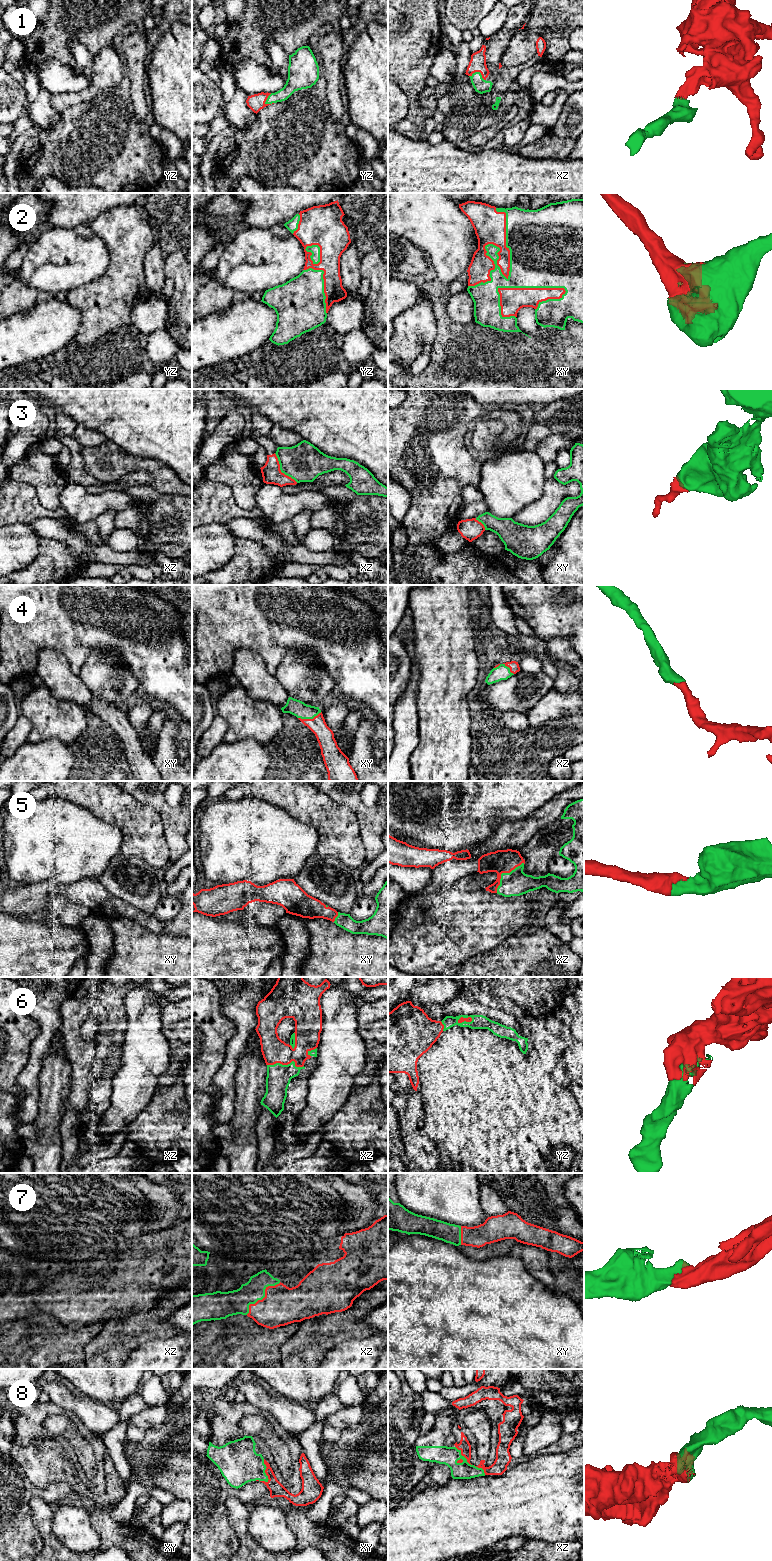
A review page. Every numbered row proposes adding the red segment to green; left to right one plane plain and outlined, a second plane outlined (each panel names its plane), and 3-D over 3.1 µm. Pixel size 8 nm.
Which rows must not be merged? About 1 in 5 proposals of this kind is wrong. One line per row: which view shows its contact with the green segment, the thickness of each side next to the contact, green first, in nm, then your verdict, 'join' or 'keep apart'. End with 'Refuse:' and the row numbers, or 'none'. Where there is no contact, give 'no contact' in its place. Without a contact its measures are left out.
1: meets green in xz; 120 nm thick on the green side, 130 nm on the other; join
2: meets green in xy; 500 nm thick on the green side, 170 nm on the other; join
3: meets green in xz; 320 nm thick on the green side, 160 nm on the other; keep apart
4: meets green in xy; 130 nm thick on the green side, 140 nm on the other; join
5: meets green in xz; 200 nm thick on the green side, 190 nm on the other; join
6: meets green in xz; 190 nm thick on the green side, 200 nm on the other; join
7: meets green in xz; 190 nm thick on the green side, 300 nm on the other; join
8: meets green in xy; 320 nm thick on the green side, 120 nm on the other; join
Refuse: 3

